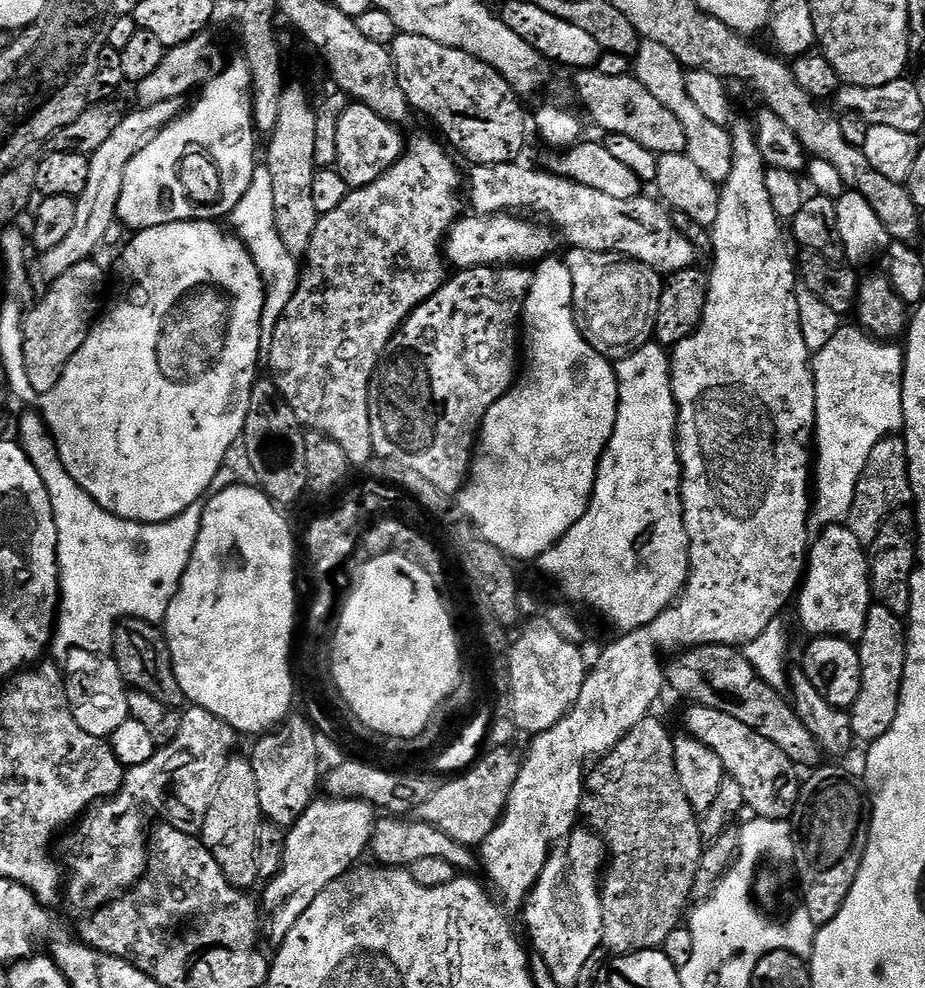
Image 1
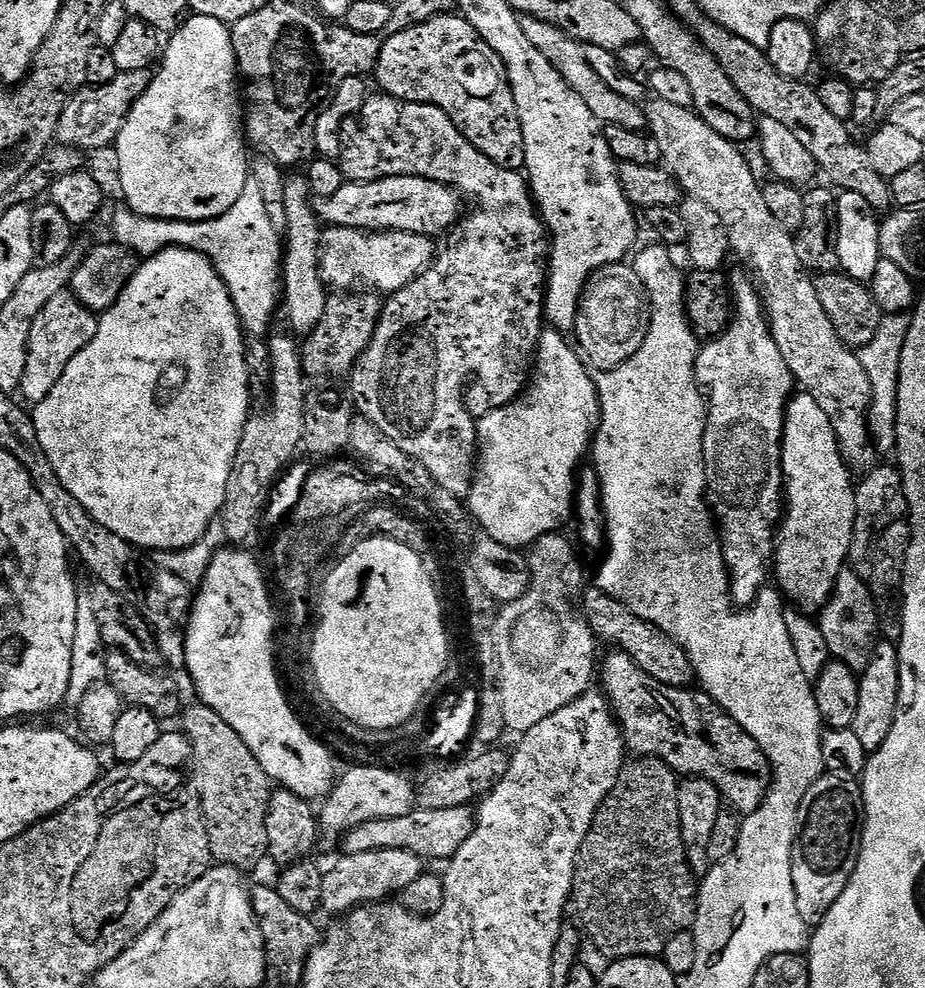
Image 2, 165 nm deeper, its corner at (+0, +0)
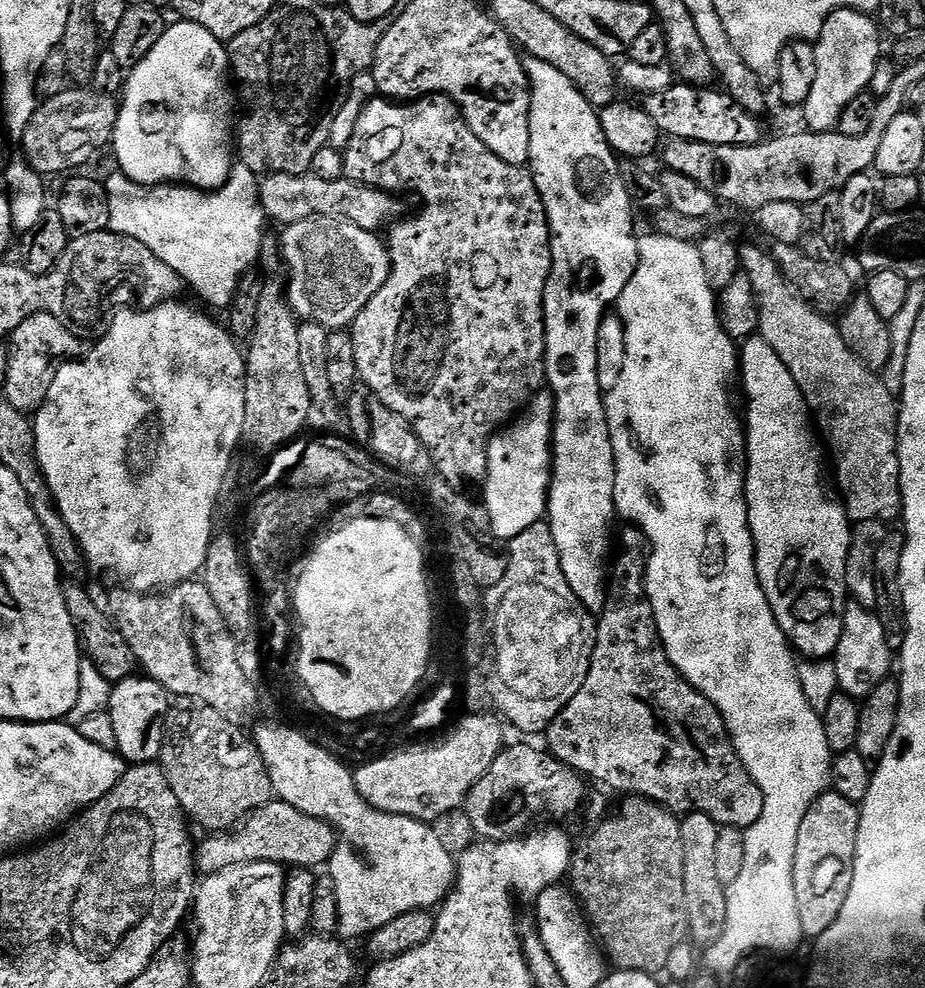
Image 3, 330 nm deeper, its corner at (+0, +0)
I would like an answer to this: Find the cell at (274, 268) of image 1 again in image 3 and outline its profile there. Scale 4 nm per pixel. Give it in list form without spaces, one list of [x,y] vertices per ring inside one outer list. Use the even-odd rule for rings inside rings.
[[[237,163],[228,180],[215,190],[189,188],[179,184],[139,184],[116,170],[109,180],[103,181],[110,202],[111,231],[134,238],[142,246],[150,246],[170,270],[174,270],[185,285],[196,287],[196,292],[212,308],[227,310],[236,296],[242,281],[257,267],[260,259],[260,244],[266,235],[266,217],[260,206],[260,185],[257,173]]]

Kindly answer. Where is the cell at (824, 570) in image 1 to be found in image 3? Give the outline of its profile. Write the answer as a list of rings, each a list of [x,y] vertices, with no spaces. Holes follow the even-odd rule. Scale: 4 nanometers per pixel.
[[[855,602],[849,603],[844,609],[844,625],[842,638],[834,653],[834,663],[837,668],[839,691],[845,696],[866,698],[880,685],[881,681],[889,679],[894,668],[894,648],[888,645],[889,629],[884,627],[883,620],[873,609]]]

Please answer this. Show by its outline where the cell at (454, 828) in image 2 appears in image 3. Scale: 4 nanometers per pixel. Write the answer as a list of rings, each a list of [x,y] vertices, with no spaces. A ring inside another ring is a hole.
[[[273,798],[261,808],[256,808],[253,812],[248,813],[235,828],[227,832],[208,834],[205,837],[201,844],[199,841],[194,852],[194,863],[197,869],[204,874],[221,872],[227,868],[233,868],[235,864],[253,864],[254,862],[266,862],[267,860],[271,864],[316,870],[319,869],[319,864],[320,867],[327,865],[332,858],[332,851],[336,849],[338,843],[336,829],[331,824],[327,824],[322,818],[314,818],[279,798]]]

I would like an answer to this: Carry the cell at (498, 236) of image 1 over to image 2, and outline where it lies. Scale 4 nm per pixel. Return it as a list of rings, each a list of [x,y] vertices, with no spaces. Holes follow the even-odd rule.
[[[328,226],[322,232],[320,273],[329,289],[340,290],[343,284],[373,284],[384,294],[402,290],[432,266],[438,255],[433,237],[413,232],[369,232],[358,228]]]

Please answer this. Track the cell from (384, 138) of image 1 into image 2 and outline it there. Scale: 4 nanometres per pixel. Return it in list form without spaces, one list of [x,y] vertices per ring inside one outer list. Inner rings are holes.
[[[387,94],[369,95],[366,106],[357,116],[346,118],[342,126],[342,146],[340,147],[339,166],[349,181],[358,180],[381,180],[391,176],[421,176],[427,180],[437,180],[443,184],[451,184],[457,192],[465,197],[473,196],[482,207],[477,212],[472,212],[463,217],[456,227],[447,233],[448,245],[432,261],[432,266],[427,268],[422,275],[414,282],[407,284],[402,290],[391,293],[387,297],[382,308],[380,323],[376,325],[376,333],[370,342],[370,346],[357,362],[355,368],[350,373],[352,380],[352,392],[355,407],[363,419],[374,422],[386,438],[391,438],[396,445],[410,458],[422,462],[426,470],[438,482],[438,486],[448,490],[450,494],[459,498],[466,498],[472,489],[472,482],[476,465],[478,463],[478,441],[476,438],[476,426],[487,412],[493,412],[496,408],[501,408],[511,404],[524,391],[530,373],[534,367],[536,359],[536,349],[540,346],[540,334],[546,328],[546,313],[544,311],[544,297],[546,295],[546,285],[548,282],[548,269],[550,267],[550,233],[537,209],[534,207],[533,197],[530,195],[530,185],[517,169],[503,168],[498,166],[482,150],[478,150],[467,138],[454,126],[454,122],[433,104],[419,104],[409,100],[395,100],[393,96]]]

